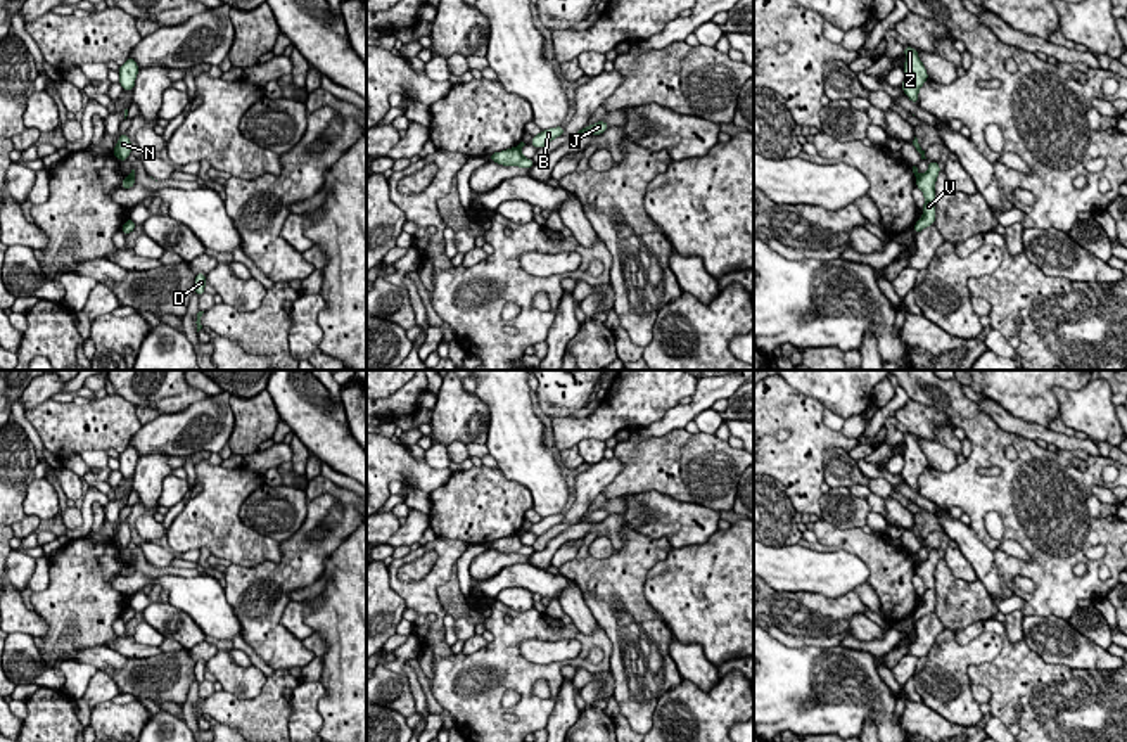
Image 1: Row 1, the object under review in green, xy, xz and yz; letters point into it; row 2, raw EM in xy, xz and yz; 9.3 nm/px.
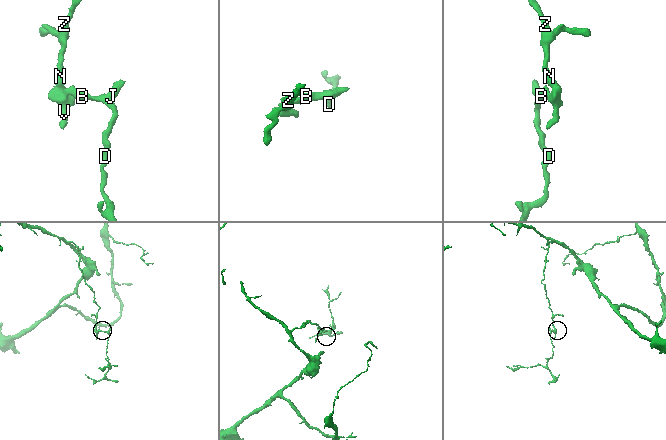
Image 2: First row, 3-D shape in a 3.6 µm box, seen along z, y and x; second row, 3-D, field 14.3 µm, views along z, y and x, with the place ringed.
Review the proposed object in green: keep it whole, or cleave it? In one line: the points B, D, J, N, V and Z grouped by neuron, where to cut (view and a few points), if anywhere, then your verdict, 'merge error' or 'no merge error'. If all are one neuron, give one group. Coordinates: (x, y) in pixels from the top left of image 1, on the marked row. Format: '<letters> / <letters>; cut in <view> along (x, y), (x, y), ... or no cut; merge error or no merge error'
B D J / N V Z; cut in xy along (128, 175), (133, 179); merge error

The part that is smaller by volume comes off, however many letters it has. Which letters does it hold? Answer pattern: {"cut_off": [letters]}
{"cut_off": ["B", "D", "J"]}

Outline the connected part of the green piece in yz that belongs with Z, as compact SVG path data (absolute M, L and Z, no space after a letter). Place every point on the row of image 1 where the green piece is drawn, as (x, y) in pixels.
M904 47L906 64L904 64L904 81L902 90L911 102L918 104L918 92L921 85L928 80L926 69L921 64L918 52L913 47Z

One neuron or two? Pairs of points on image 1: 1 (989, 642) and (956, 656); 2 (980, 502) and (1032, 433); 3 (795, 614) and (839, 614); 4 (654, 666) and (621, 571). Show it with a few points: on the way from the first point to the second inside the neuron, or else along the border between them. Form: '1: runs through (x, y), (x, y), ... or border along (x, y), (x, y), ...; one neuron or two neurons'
1: runs through (980, 647), (965, 656); one neuron
2: border along (993, 419), (1003, 429), (1034, 441); two neurons
3: runs through (806, 614), (828, 616); one neuron
4: runs through (640, 642), (621, 595); one neuron

